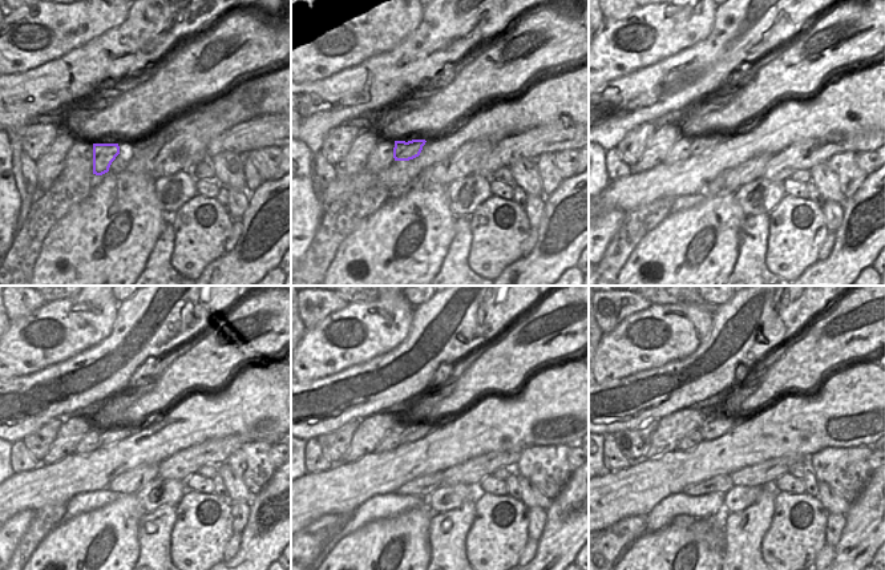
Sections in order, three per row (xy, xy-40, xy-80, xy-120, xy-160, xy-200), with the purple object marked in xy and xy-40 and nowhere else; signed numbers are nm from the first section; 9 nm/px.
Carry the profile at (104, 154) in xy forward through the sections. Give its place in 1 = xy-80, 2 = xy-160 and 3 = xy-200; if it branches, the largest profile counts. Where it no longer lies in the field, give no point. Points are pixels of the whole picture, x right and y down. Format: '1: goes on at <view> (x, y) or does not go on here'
1: goes on at xy-80 (707, 142)
2: goes on at xy-160 (409, 432)
3: goes on at xy-200 (715, 427)

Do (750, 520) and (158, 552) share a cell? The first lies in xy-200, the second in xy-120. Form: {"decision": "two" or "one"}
{"decision": "one"}

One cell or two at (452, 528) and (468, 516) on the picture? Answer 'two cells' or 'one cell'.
one cell

